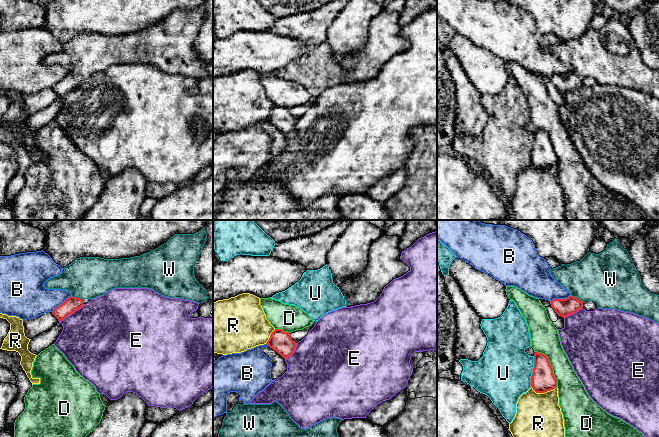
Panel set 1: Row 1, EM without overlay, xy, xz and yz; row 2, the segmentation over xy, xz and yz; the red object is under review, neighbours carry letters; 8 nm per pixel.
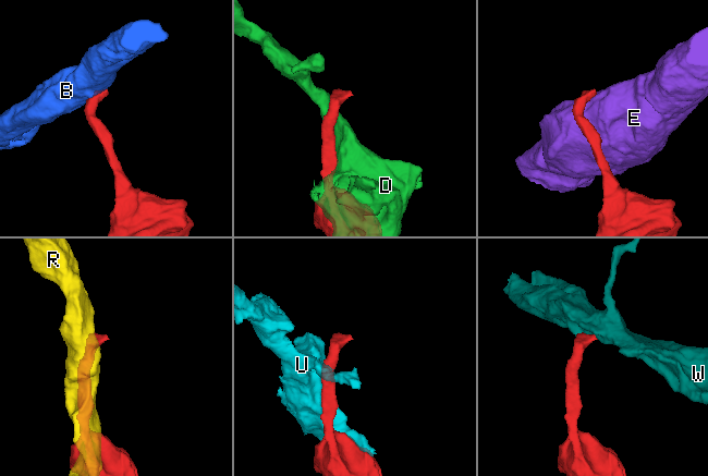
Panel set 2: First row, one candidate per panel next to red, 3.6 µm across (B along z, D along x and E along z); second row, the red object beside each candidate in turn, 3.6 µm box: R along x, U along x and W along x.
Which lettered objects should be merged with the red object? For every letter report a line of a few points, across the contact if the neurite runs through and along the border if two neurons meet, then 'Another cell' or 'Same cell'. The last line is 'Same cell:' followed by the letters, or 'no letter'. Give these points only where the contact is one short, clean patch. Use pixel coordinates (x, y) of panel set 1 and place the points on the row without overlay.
B: Line: yz (570, 71), (565, 74), (554, 74), (550, 78). Another cell
D: Another cell
E: Line: xy (84, 80), (59, 97). Another cell
R: Another cell
U: Another cell
W: Line: yz (563, 83), (568, 82), (576, 74), (592, 58), (600, 54). Same cell
Same cell: W

